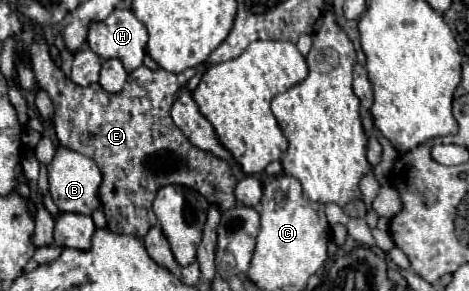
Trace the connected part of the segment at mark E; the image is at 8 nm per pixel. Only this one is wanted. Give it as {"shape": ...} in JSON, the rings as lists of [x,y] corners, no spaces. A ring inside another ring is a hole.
{"shape":[[[46,39],[32,41],[30,61],[38,87],[44,89],[54,103],[57,141],[62,147],[92,157],[102,171],[98,199],[106,213],[108,227],[114,233],[126,233],[142,239],[146,231],[156,225],[156,219],[152,217],[152,201],[158,189],[166,185],[196,189],[210,203],[218,205],[220,211],[236,207],[236,177],[232,175],[230,163],[214,157],[210,151],[194,147],[170,117],[174,95],[178,87],[188,83],[194,69],[174,75],[164,69],[148,69],[142,65],[128,75],[122,91],[108,93],[100,83],[92,83],[88,87],[72,83],[50,55]]]}

